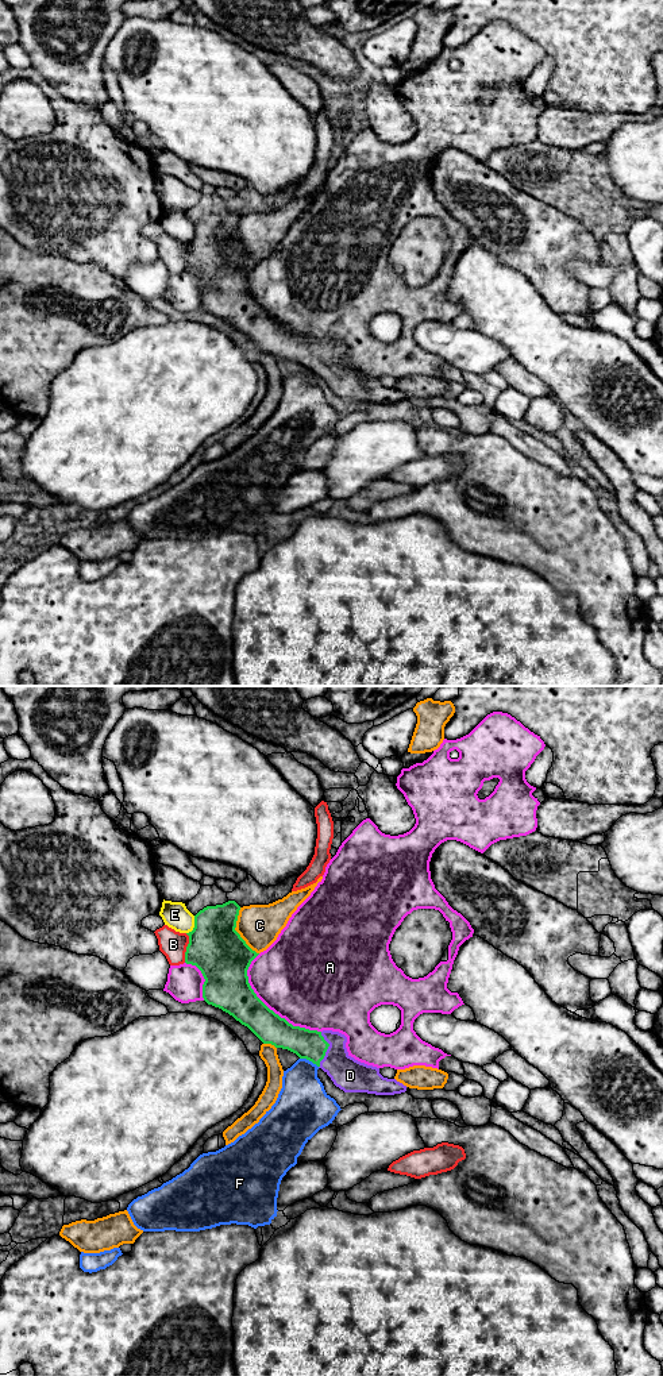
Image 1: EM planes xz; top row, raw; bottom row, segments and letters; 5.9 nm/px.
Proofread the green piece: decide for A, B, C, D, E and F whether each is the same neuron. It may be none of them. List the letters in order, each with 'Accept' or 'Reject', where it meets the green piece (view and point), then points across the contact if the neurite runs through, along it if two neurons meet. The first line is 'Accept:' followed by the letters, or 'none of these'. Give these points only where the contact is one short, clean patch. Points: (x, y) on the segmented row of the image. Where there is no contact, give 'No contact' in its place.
Accept: D
A: Reject. Touches green at xz (266, 1006)
B: Reject. Touches green at xz (187, 948)
C: Reject. Touches green at xz (236, 932)
D: Accept. Touches green at xz (327, 1048). Path across: xz (307, 1044), (327, 1048), (331, 1056), (350, 1075)
E: Reject. Touches green at xz (195, 925). Boundary: xz (195, 916), (195, 927), (187, 933)
F: Reject. Touches green at xz (309, 1060)

